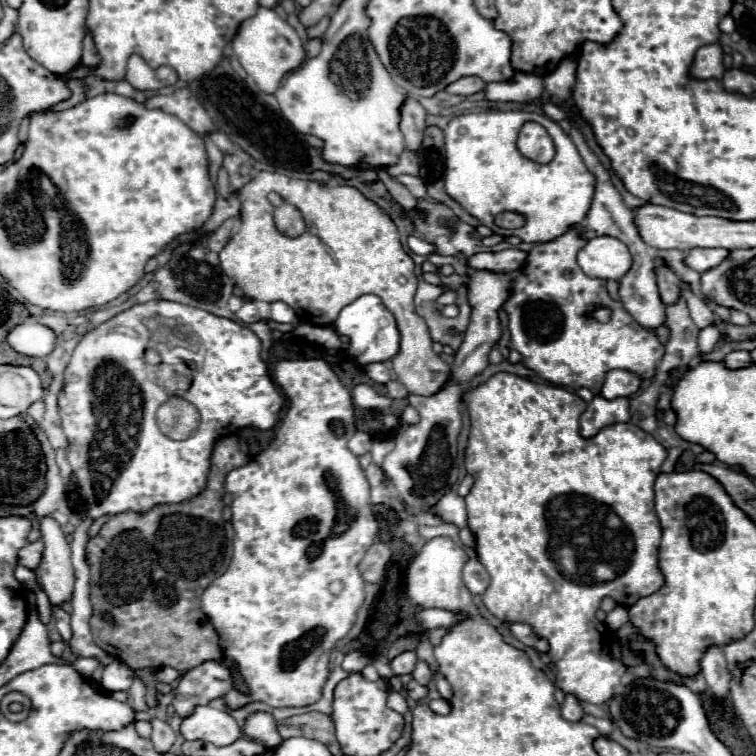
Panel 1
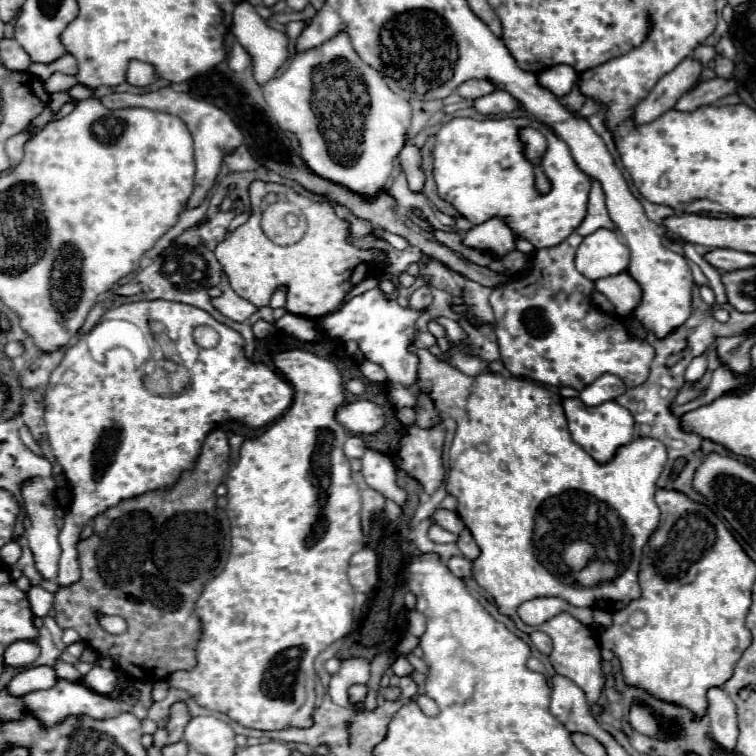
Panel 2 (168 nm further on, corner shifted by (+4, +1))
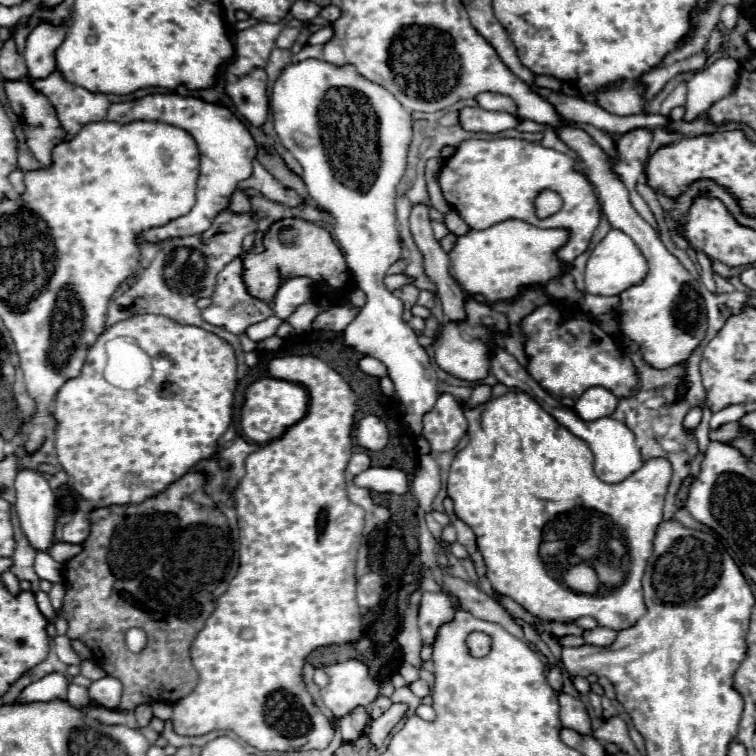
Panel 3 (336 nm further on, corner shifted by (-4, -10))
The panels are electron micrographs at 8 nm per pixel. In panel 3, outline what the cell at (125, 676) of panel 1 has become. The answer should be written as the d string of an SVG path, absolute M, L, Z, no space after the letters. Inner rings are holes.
M100 678L88 686L90 698L104 708L118 708L122 696L122 684L116 678Z

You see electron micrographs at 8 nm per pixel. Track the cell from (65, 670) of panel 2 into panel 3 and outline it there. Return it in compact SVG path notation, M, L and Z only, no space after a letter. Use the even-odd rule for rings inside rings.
M70 684L66 700L68 700L72 706L76 706L76 708L86 708L86 706L92 704L92 700L90 700L90 696L88 696L88 690L82 688L82 686L76 686L76 684Z

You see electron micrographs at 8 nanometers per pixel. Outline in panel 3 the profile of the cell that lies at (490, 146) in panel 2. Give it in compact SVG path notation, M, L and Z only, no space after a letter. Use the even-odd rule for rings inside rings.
M494 138L494 140L466 140L456 146L456 156L444 162L440 172L440 186L446 202L464 218L474 230L490 228L508 218L518 218L538 228L568 228L570 240L560 248L558 256L564 262L574 262L586 252L594 230L600 224L600 204L590 180L574 170L574 160L568 154L544 148L542 144ZM552 190L562 198L562 208L540 220L536 216L534 200L540 192Z

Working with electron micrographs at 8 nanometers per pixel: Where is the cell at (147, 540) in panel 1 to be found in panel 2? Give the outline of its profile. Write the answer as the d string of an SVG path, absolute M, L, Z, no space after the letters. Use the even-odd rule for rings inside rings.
M214 429L214 433L210 433L204 441L204 447L200 451L200 457L196 461L196 467L192 471L186 471L180 481L170 489L170 491L150 491L150 493L144 493L140 497L134 497L134 499L126 499L122 503L118 503L116 507L104 511L102 515L98 515L94 519L94 535L86 541L80 541L78 543L78 559L80 559L80 567L82 567L82 579L64 589L60 587L58 593L54 595L54 609L56 609L56 623L62 627L62 629L76 629L78 635L82 637L82 641L92 647L98 655L102 657L112 657L116 667L130 673L132 677L136 679L142 679L142 681L148 681L148 683L156 683L156 681L164 681L168 675L172 675L174 671L180 671L180 669L194 669L196 667L196 643L200 641L200 635L202 635L202 623L200 623L200 617L194 613L194 601L200 597L204 585L208 583L210 577L214 577L214 569L218 567L218 561L220 561L220 541L222 541L222 533L220 533L220 527L218 527L218 519L216 519L216 487L226 479L228 471L232 467L232 455L230 455L230 443L228 443L228 437L224 431L220 429ZM96 611L102 611L102 613L108 613L108 615L120 615L126 619L128 623L128 631L122 633L122 635L110 635L106 633L94 613Z

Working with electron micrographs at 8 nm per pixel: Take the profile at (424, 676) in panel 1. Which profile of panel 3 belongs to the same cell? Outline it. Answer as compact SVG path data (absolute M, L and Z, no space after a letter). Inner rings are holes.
M392 704L390 710L386 710L378 720L374 720L370 724L370 732L368 732L368 738L370 738L370 744L374 750L378 750L384 742L384 738L390 734L390 730L398 724L398 720L404 716L406 712L406 706L404 704Z

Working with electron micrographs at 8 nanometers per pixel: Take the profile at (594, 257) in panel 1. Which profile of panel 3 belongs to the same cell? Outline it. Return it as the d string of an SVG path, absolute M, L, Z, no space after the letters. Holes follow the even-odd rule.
M612 228L604 240L592 250L588 264L586 264L586 272L584 272L584 286L588 294L596 294L596 296L618 296L620 292L624 292L630 286L636 286L644 280L648 272L648 264L642 256L642 252L638 250L638 246L632 242L630 236L626 236L622 230Z

